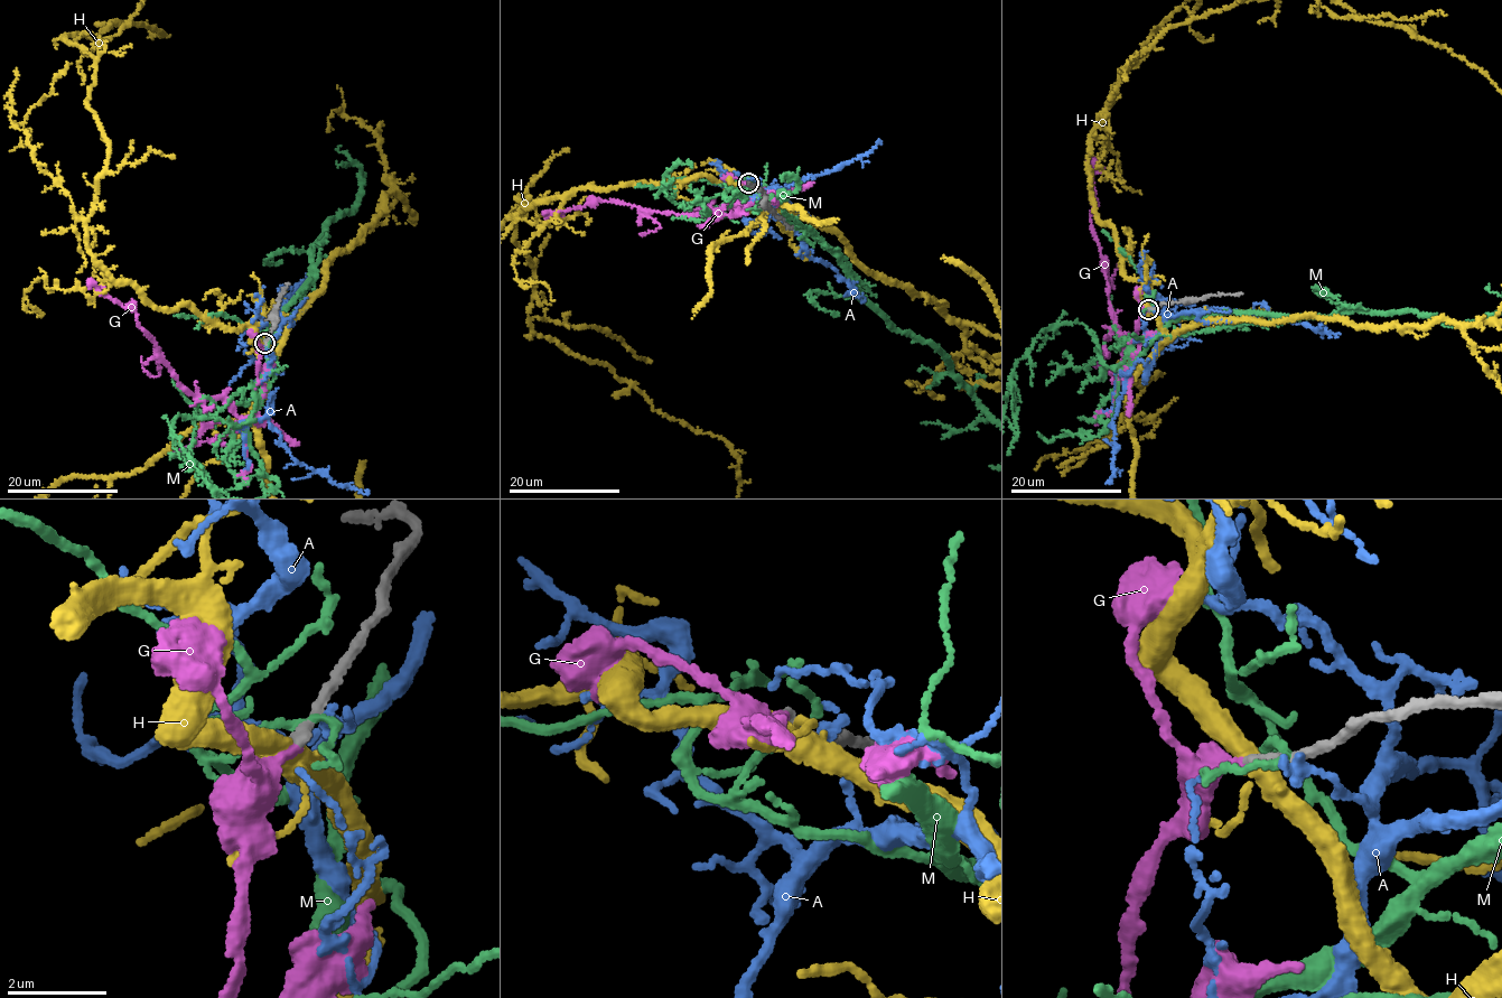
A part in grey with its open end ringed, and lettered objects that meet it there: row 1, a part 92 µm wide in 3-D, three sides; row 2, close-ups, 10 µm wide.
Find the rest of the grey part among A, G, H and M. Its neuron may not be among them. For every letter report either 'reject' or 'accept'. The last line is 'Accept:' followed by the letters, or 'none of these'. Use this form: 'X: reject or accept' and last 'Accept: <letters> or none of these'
A: reject
G: accept
H: reject
M: reject
Accept: G

